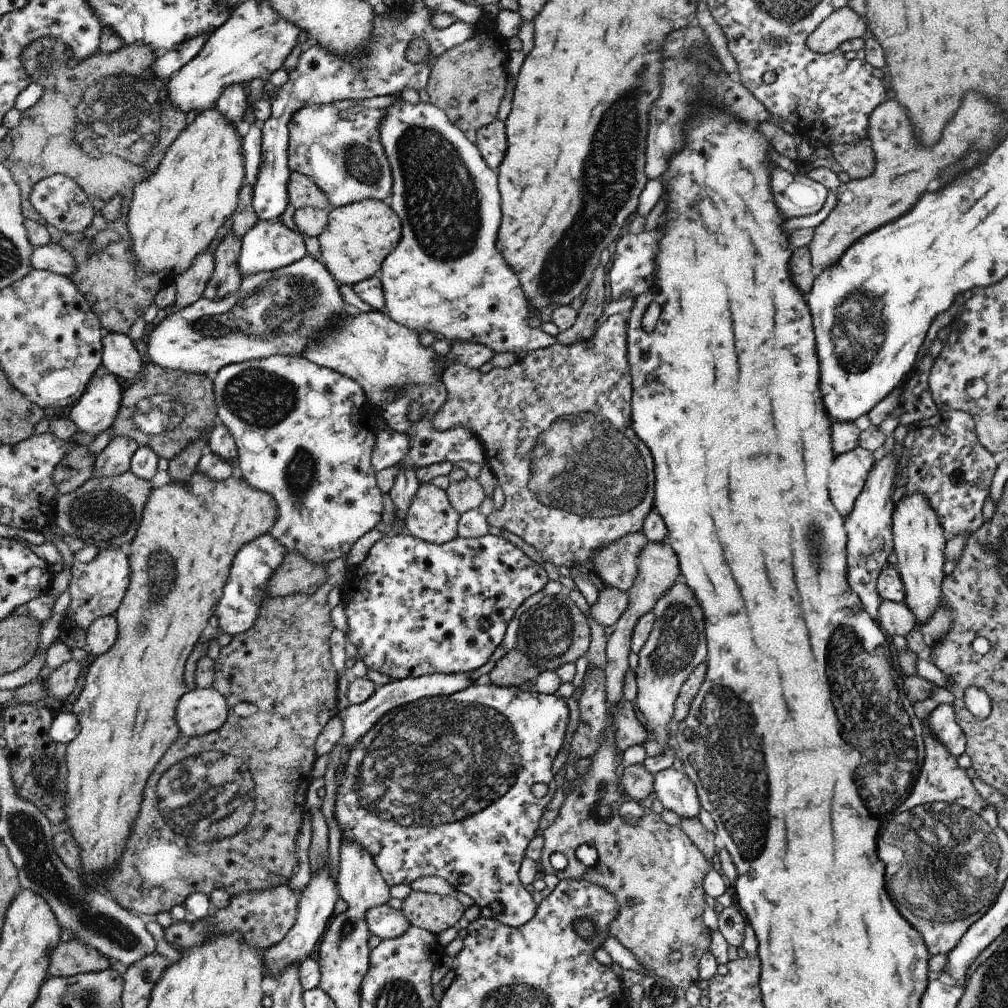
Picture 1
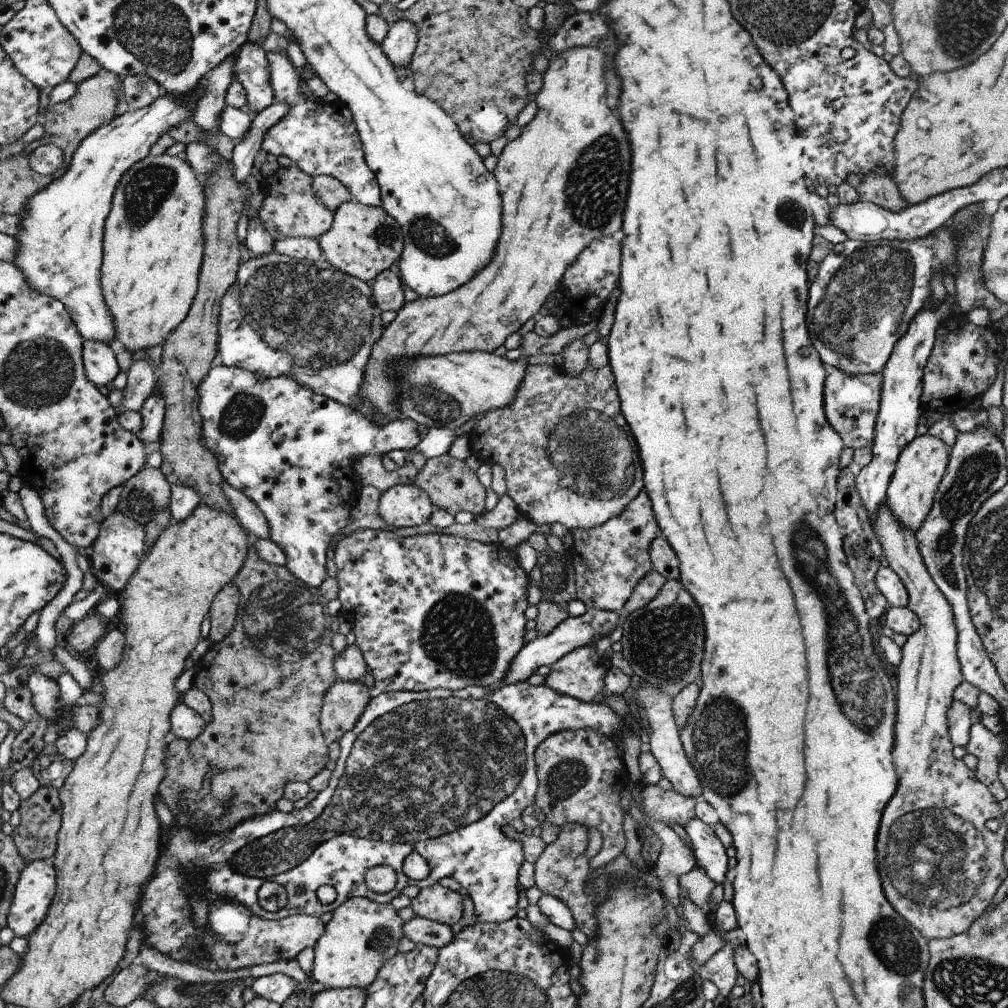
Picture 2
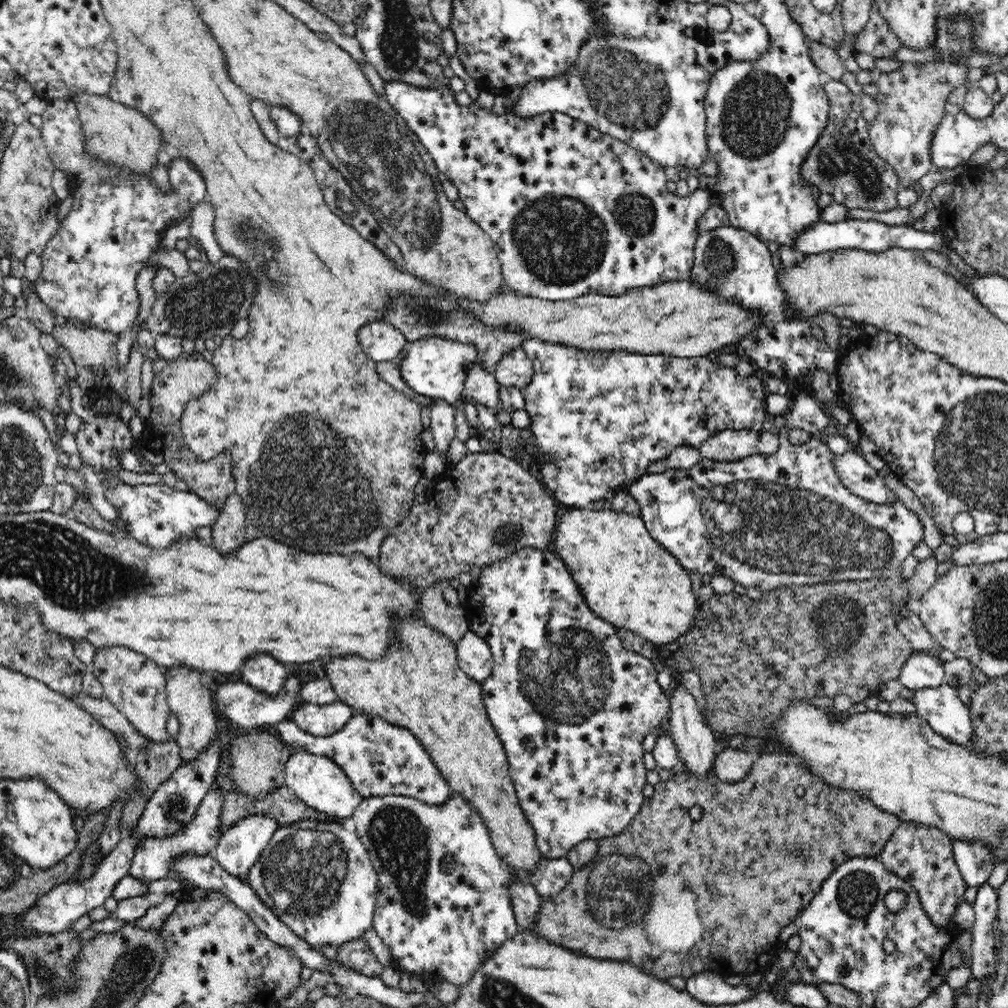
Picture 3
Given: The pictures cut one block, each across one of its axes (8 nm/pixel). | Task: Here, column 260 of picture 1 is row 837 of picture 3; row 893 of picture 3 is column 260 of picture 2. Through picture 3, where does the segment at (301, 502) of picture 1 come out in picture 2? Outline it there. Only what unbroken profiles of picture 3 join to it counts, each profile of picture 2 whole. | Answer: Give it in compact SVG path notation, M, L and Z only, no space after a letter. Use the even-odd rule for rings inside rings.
M219 362L214 363L211 372L207 374L206 380L199 386L199 413L203 415L203 441L218 457L219 466L223 473L223 482L230 484L232 488L239 490L245 494L250 500L256 503L256 506L264 513L268 528L270 528L270 539L272 539L286 554L286 566L296 578L300 578L302 582L307 582L308 586L319 588L320 584L326 580L326 562L328 557L324 552L328 550L328 544L332 540L334 534L339 534L341 530L350 522L350 510L352 504L357 502L361 488L366 482L365 479L353 473L352 466L359 457L372 454L383 456L392 450L408 450L416 448L422 440L421 426L412 419L404 416L398 417L390 422L375 423L371 419L365 417L362 413L354 410L351 406L336 402L335 399L328 398L327 395L316 394L309 387L304 387L301 383L297 383L295 379L286 375L279 377L262 378L260 375L252 374L251 371L244 370L240 367L224 366Z

